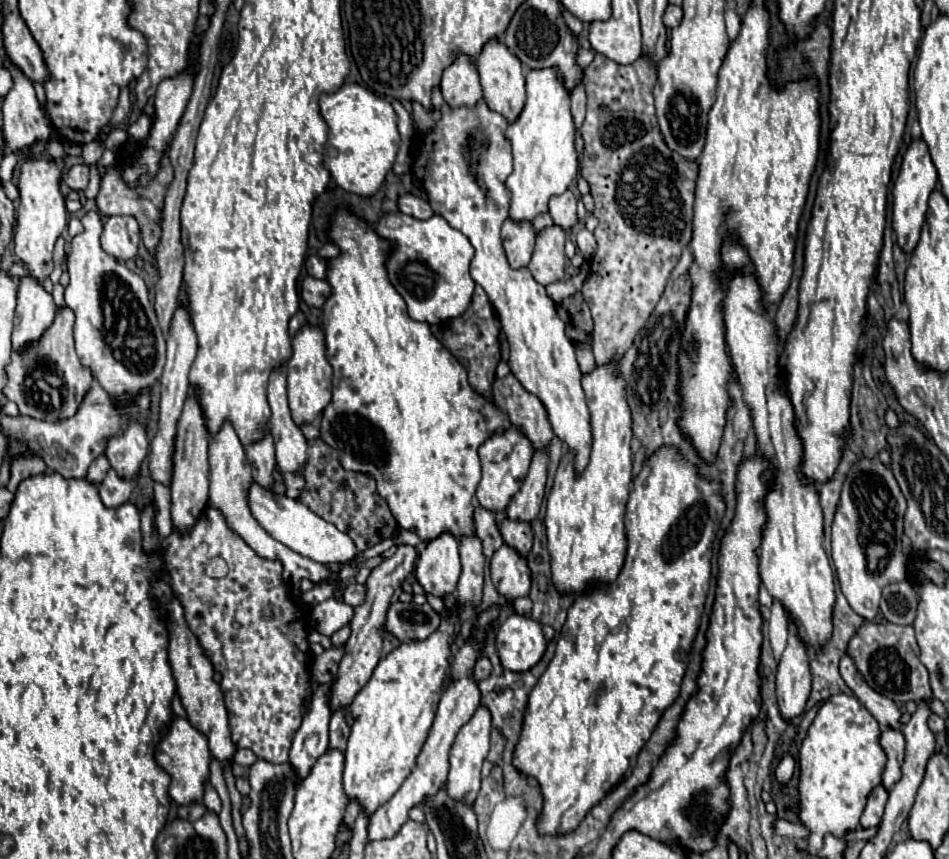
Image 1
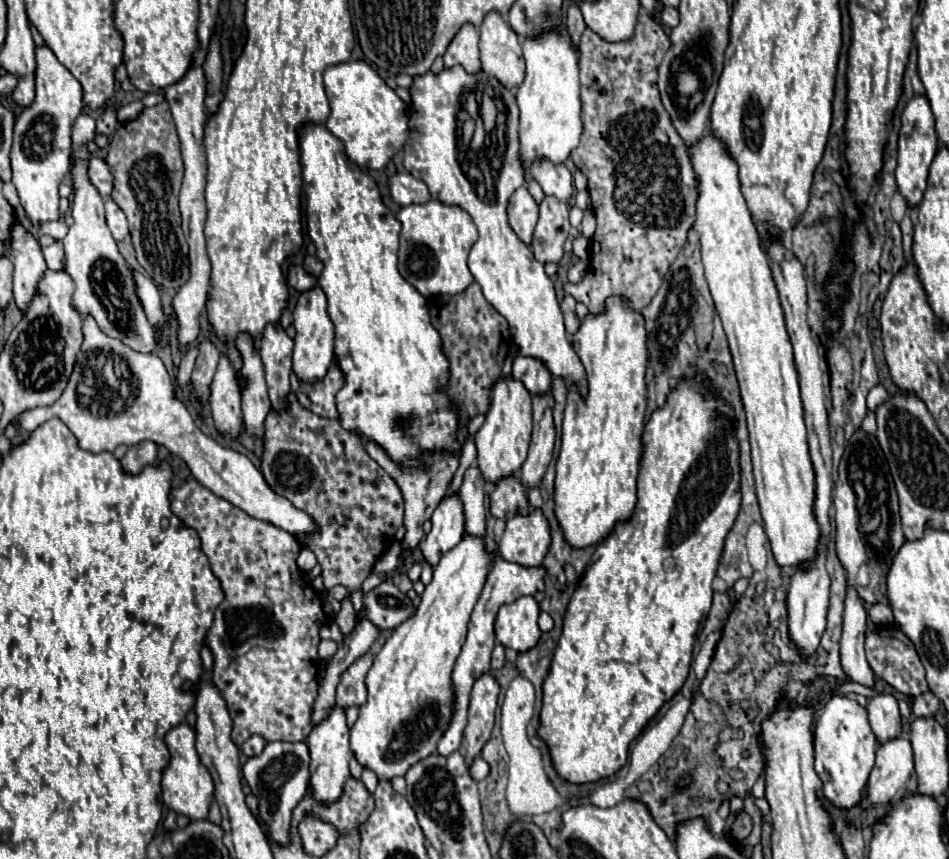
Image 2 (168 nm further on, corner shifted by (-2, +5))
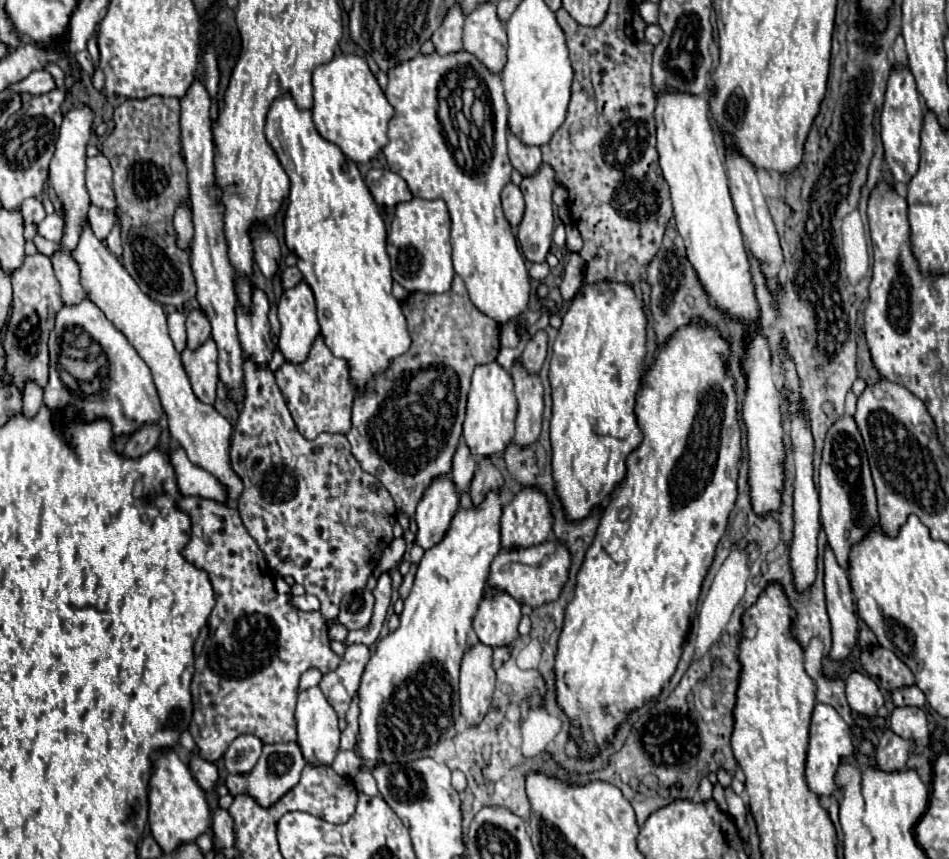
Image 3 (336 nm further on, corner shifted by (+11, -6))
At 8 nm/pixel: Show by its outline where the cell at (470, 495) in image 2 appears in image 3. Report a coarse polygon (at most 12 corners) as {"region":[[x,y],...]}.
{"region":[[459,444],[451,480],[457,494],[469,492],[477,458]]}

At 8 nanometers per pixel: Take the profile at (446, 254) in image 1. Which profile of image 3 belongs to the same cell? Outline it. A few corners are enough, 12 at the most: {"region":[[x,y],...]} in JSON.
{"region":[[443,200],[397,204],[387,236],[409,294],[451,288]]}

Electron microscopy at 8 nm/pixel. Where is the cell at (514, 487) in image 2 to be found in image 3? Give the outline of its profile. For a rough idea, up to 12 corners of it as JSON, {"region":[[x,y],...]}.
{"region":[[479,460],[469,496],[479,506],[487,492],[503,490],[491,460]]}

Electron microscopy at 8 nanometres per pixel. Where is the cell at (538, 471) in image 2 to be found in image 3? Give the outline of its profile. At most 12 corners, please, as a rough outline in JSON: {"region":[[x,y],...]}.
{"region":[[513,364],[519,402],[515,444],[541,434],[543,386],[539,376]]}

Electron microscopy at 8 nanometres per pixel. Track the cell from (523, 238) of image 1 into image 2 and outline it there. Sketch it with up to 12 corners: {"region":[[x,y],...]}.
{"region":[[518,187],[508,205],[508,219],[530,245],[538,221],[538,203]]}

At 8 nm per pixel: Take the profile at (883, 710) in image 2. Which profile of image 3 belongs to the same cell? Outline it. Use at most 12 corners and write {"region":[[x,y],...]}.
{"region":[[861,672],[847,678],[847,702],[855,714],[877,718],[883,694]]}

